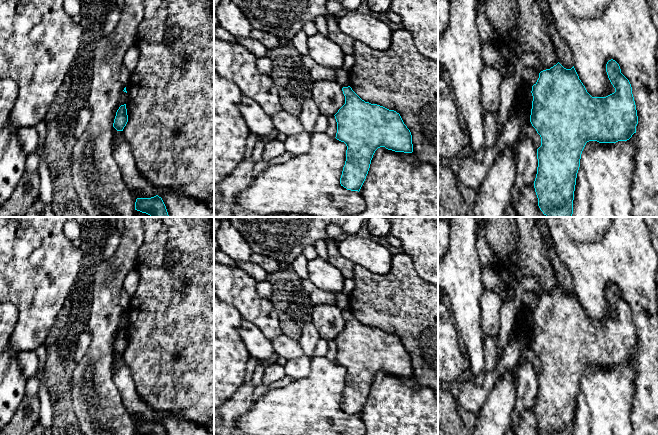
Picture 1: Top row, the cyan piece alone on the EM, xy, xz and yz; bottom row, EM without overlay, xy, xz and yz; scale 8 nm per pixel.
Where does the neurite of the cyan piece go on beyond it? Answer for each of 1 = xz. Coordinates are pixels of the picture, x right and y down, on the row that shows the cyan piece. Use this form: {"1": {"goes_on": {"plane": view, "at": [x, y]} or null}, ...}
{"1": {"goes_on": null}}

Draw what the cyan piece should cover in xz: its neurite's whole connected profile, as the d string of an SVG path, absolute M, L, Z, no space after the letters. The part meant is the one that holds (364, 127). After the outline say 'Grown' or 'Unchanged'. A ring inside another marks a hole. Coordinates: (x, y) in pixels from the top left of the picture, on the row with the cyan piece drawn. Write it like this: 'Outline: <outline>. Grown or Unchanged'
Outline: M350 86L342 88L345 104L334 115L336 139L347 146L340 184L360 191L375 151L380 147L412 153L412 135L401 116L377 104L362 100Z. Unchanged

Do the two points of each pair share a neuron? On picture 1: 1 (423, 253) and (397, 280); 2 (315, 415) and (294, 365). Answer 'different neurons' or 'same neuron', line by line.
1: different neurons
2: different neurons

